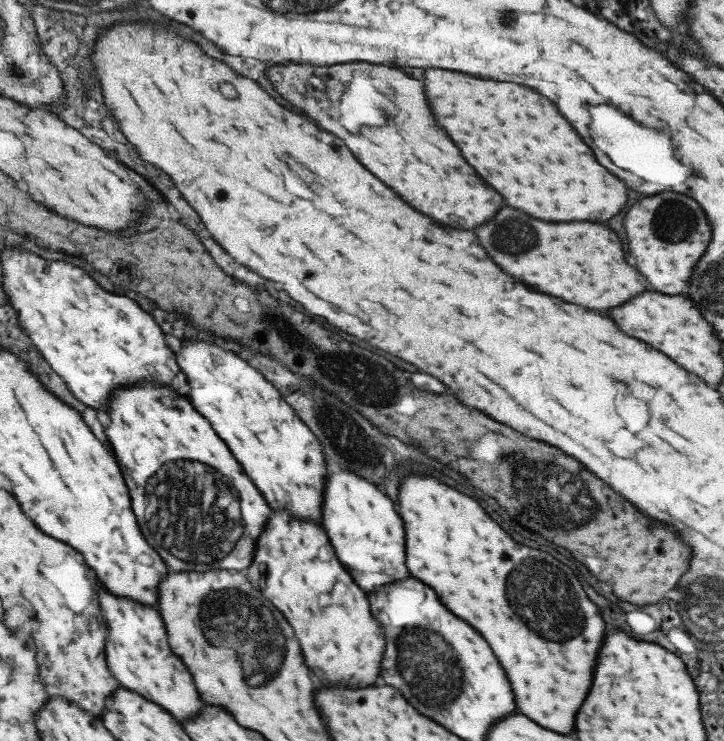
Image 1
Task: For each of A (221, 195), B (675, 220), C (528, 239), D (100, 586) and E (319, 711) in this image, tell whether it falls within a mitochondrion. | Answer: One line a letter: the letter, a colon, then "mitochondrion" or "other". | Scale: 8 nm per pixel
A: other
B: mitochondrion
C: mitochondrion
D: other
E: other

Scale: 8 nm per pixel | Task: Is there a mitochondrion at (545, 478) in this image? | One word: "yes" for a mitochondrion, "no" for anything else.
yes

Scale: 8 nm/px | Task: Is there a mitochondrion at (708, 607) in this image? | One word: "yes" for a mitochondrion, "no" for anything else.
yes

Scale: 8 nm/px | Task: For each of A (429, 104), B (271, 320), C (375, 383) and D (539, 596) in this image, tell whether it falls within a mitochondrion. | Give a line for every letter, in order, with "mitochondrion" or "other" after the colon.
A: other
B: mitochondrion
C: mitochondrion
D: mitochondrion

